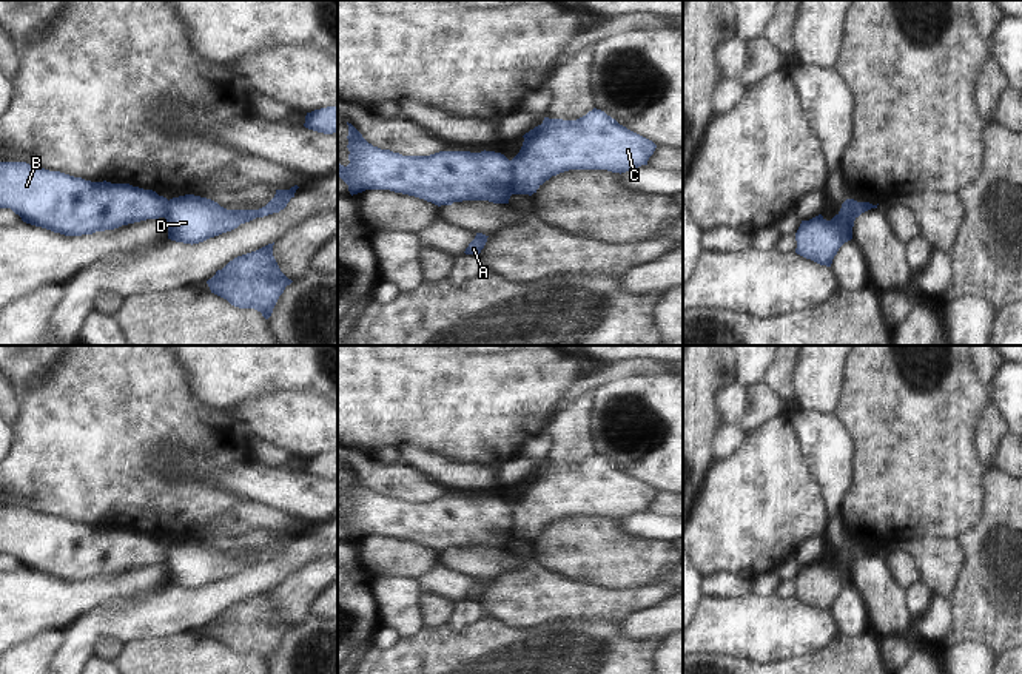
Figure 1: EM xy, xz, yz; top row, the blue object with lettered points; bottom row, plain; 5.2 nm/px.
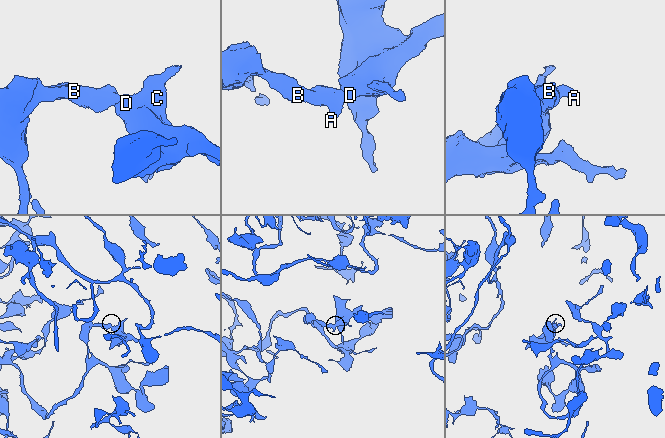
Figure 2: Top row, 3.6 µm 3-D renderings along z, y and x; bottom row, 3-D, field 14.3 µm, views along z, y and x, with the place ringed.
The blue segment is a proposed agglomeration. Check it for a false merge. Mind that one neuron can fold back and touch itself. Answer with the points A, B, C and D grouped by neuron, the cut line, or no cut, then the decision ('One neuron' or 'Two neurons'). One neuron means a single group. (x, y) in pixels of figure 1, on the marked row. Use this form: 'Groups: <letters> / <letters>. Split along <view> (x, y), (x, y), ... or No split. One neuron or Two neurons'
Groups: A B / C D. Split along xz (509, 161), (512, 193). Two neurons.

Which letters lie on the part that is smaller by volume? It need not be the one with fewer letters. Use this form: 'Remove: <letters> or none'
Remove: C, D

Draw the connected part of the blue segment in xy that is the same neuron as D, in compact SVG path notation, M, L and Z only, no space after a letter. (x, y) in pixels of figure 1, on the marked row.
M294 185L290 190L276 190L274 197L259 210L227 210L211 199L194 194L173 197L165 208L168 239L193 245L256 217L279 213L294 197L298 188Z

